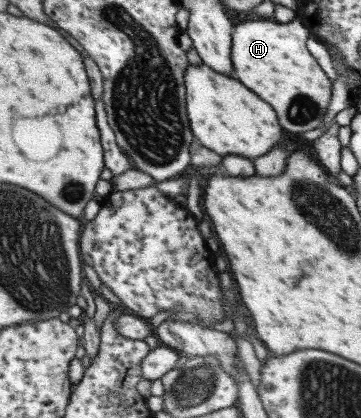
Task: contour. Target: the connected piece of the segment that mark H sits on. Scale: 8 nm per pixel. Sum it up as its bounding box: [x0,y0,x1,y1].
[230,18,331,134]

